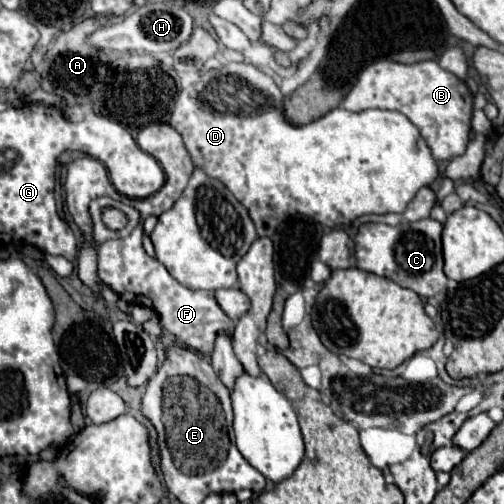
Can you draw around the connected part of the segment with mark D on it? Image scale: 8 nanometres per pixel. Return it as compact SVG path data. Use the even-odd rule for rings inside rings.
M232 62L232 64L228 64L220 70L210 70L196 84L184 88L178 94L178 100L174 104L174 110L172 110L172 116L170 116L170 126L174 130L178 130L180 136L184 138L184 144L186 144L190 156L192 156L194 166L200 166L210 178L218 178L250 210L250 218L254 220L254 224L258 228L259 237L274 237L278 226L297 214L306 214L306 216L314 218L316 222L320 222L328 228L334 228L334 226L348 226L350 222L354 222L354 218L360 218L364 214L402 212L402 210L406 210L406 206L410 204L410 200L414 198L414 194L422 186L434 184L434 180L440 176L438 162L430 154L430 148L426 148L426 144L420 136L420 130L402 112L396 112L396 110L362 110L358 114L358 112L348 112L348 110L336 108L336 110L328 112L326 116L322 116L316 122L310 122L306 126L292 126L282 114L282 94L278 90L278 86L274 84L274 80L270 76L266 76L264 72L260 72L258 68L250 66L250 64Z

